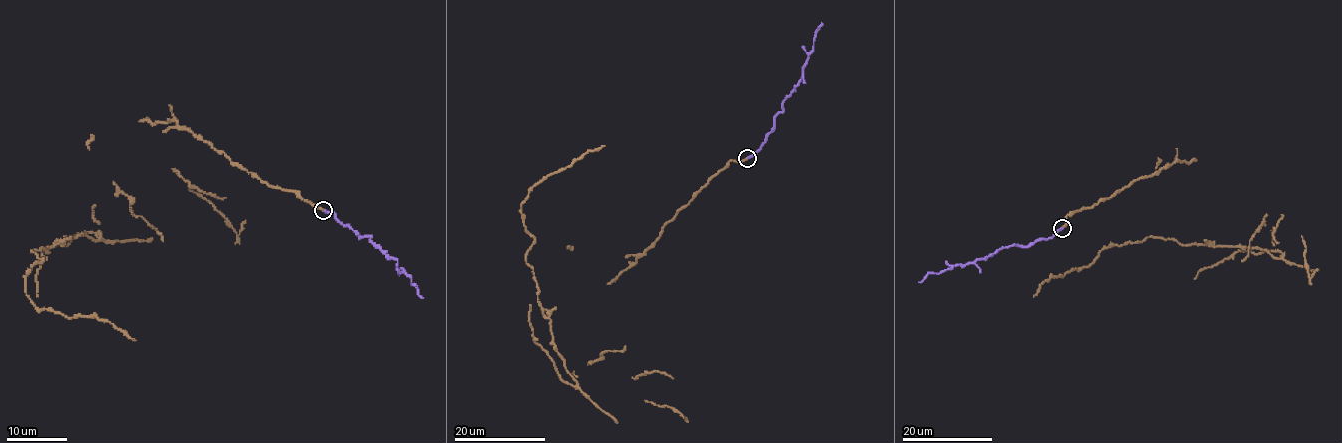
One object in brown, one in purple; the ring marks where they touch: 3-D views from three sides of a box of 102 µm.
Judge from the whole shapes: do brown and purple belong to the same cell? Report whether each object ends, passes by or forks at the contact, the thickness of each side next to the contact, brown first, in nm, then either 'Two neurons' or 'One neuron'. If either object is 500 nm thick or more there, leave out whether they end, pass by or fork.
At the ring brown ends. At the ring purple ends. Thickness 240 nm (brown) against 240 nm. Two neurons

